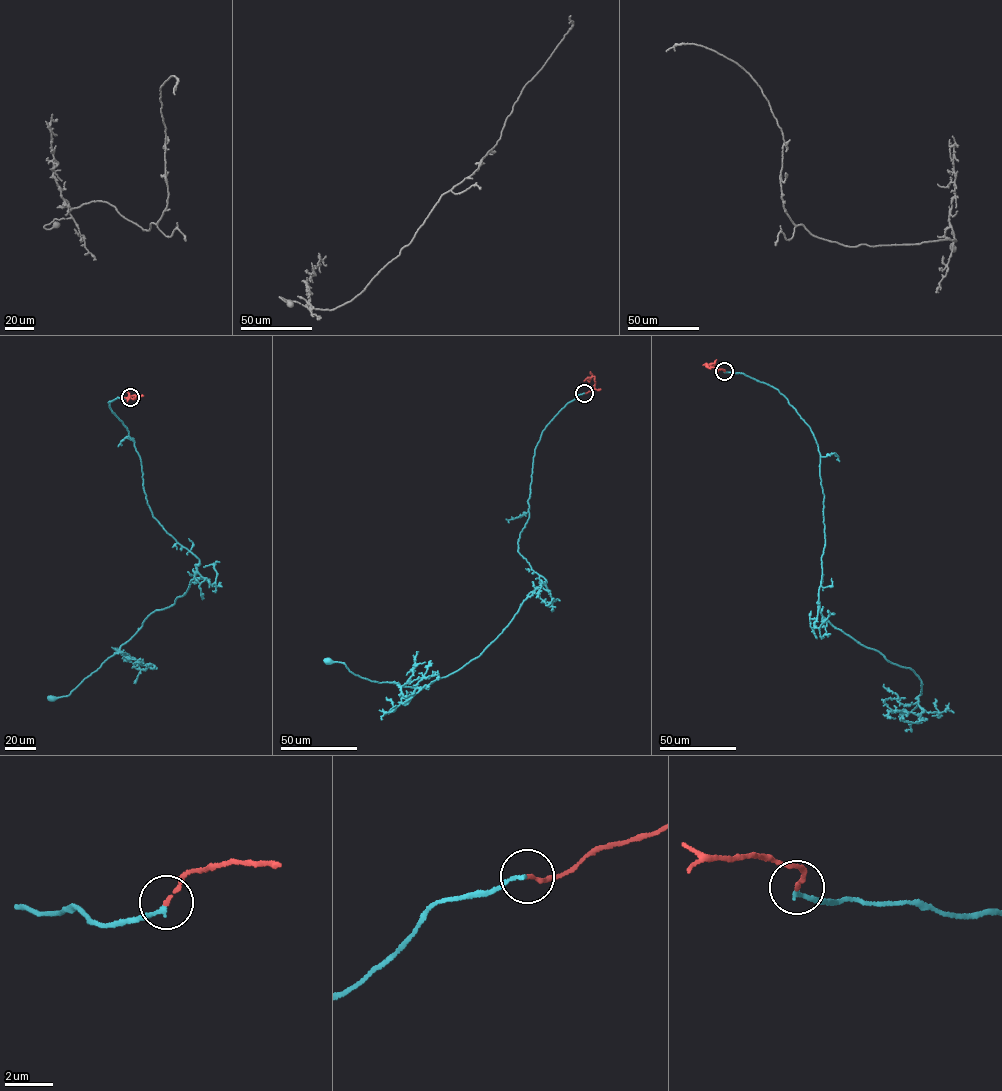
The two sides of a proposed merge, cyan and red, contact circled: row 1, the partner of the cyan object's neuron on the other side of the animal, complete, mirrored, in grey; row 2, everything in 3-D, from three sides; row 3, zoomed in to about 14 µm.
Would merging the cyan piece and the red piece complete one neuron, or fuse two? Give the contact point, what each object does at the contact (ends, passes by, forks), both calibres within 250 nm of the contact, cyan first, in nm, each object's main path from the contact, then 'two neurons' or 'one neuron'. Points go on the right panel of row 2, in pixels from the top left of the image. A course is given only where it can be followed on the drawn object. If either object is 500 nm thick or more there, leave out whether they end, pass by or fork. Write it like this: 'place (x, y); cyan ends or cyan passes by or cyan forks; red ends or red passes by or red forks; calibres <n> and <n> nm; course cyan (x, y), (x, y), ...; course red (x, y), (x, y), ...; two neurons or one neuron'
place (724, 371); cyan ends; red ends; calibres 160 and 160 nm; course cyan (724, 371), (775, 388), (808, 425), (824, 497), (819, 611), (911, 668), (921, 694), (904, 711); course red (724, 371), (706, 367), (716, 360); one neuron

